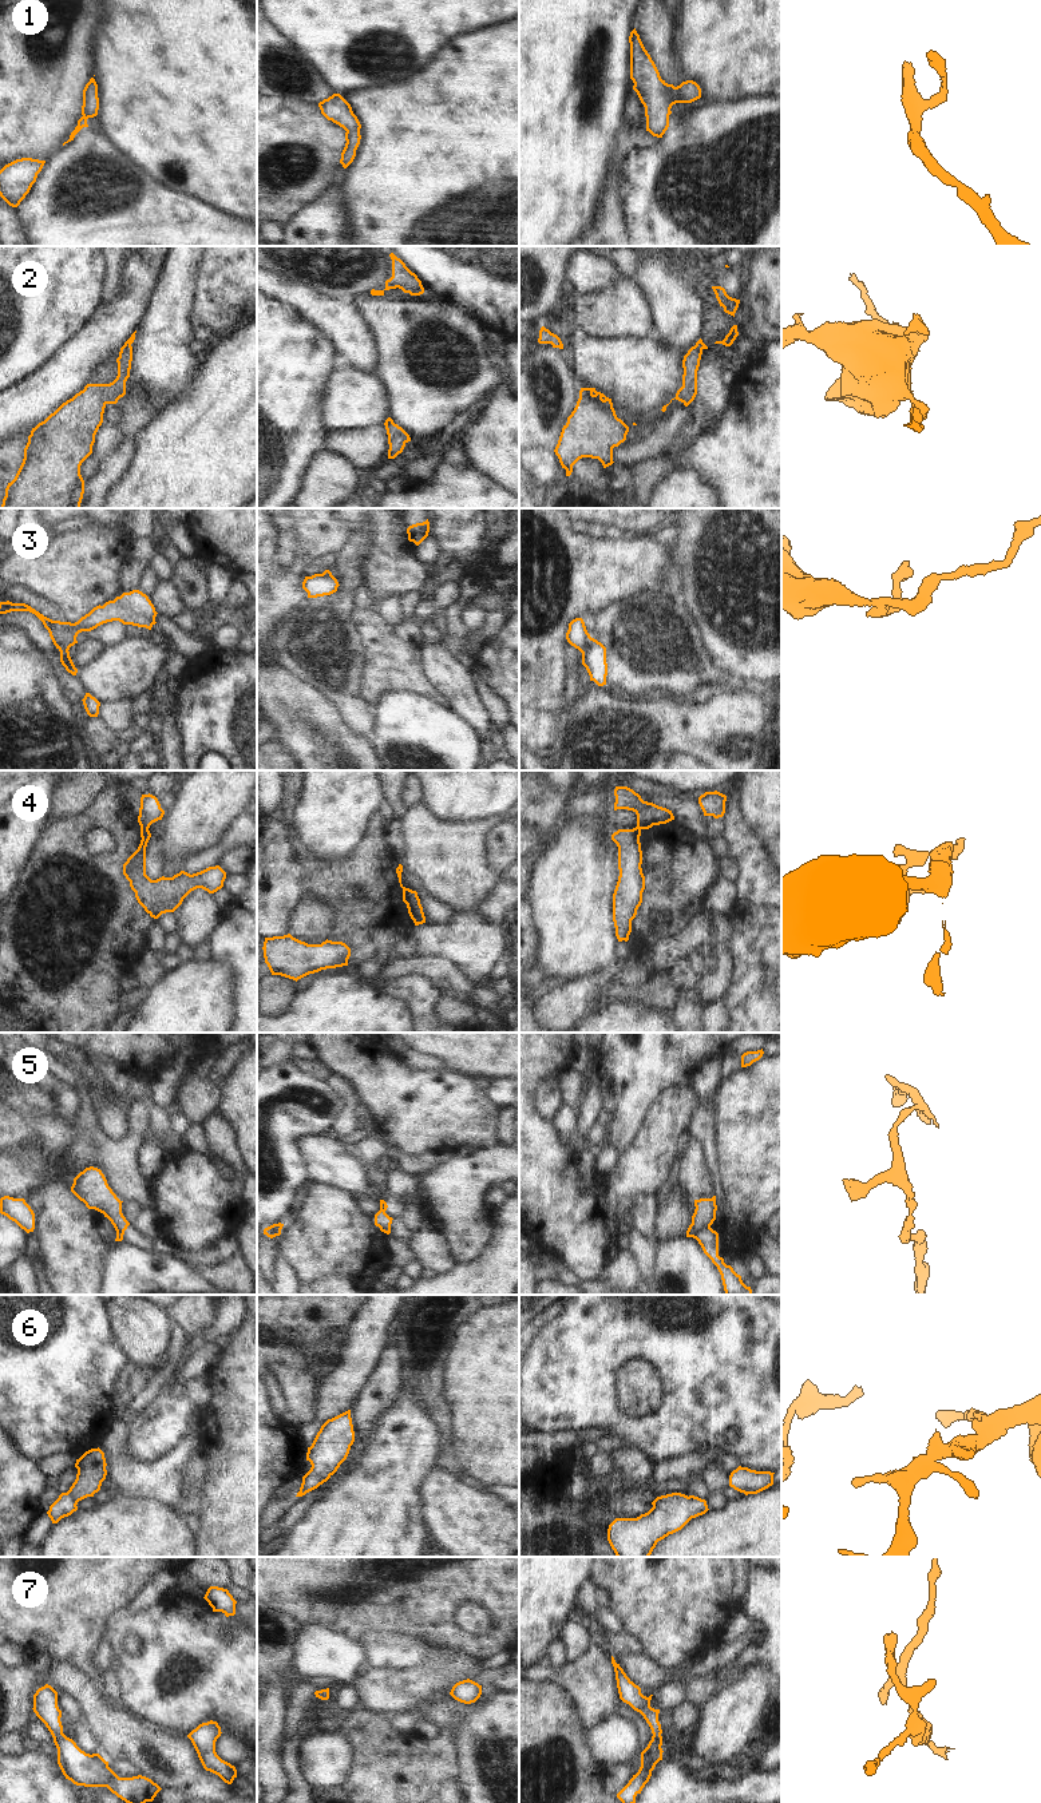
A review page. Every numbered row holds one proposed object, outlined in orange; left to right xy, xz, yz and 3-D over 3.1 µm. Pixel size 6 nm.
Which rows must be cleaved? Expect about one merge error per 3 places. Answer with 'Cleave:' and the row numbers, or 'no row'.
Cleave: 3, 4, 5

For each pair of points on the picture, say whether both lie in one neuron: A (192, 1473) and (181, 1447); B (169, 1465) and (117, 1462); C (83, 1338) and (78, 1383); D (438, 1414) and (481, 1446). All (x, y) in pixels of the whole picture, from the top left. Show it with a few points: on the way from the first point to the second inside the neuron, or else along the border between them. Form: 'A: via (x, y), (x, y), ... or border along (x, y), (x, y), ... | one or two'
A: border along (200, 1447), (192, 1450), (183, 1467), (179, 1492) | two
B: via (155, 1470), (130, 1470) | one
C: via (79, 1348), (79, 1372) | one
D: border along (443, 1393), (450, 1413), (451, 1451), (454, 1454) | two

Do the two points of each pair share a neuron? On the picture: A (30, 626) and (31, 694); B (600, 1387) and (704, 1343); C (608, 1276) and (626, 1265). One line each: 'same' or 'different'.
A: different
B: same
C: same

